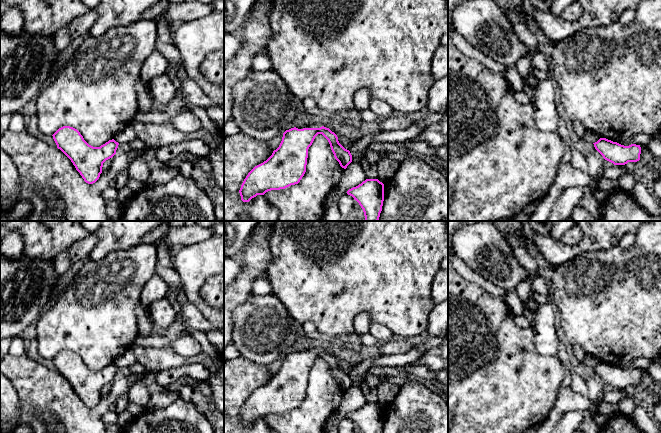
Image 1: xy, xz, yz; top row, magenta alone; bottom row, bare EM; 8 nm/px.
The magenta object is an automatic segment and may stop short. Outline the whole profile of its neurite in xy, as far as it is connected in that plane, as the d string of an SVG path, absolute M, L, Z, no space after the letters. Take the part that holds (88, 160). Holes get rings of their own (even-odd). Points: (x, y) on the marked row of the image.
M70 126L59 128L52 136L57 148L71 160L88 184L99 179L103 163L116 154L119 145L112 139L100 147L93 147L84 140L77 129Z

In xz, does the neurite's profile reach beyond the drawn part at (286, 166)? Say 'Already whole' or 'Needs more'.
Already whole

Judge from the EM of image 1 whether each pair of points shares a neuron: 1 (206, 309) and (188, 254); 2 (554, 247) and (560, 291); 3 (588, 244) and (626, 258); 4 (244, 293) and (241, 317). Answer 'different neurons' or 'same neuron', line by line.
1: same neuron
2: different neurons
3: different neurons
4: different neurons

